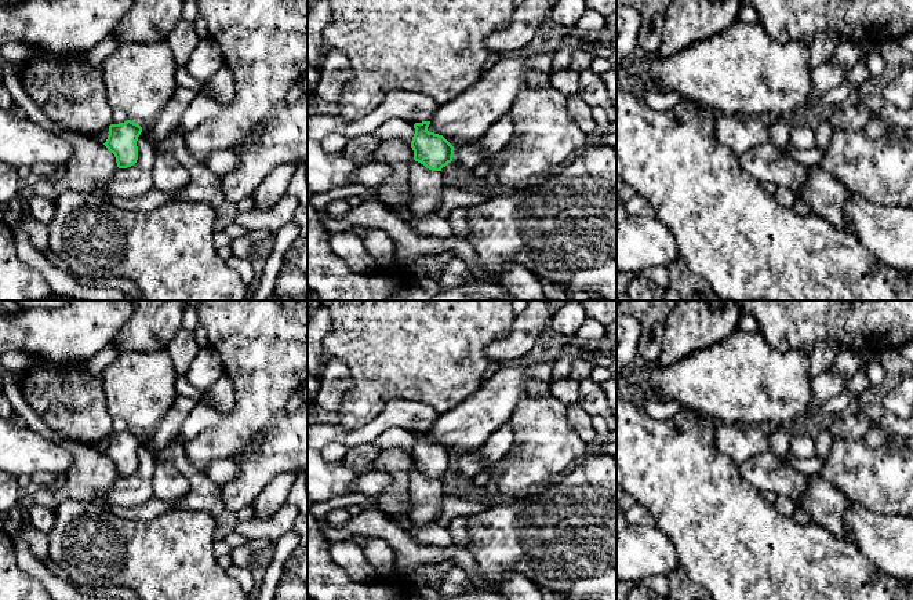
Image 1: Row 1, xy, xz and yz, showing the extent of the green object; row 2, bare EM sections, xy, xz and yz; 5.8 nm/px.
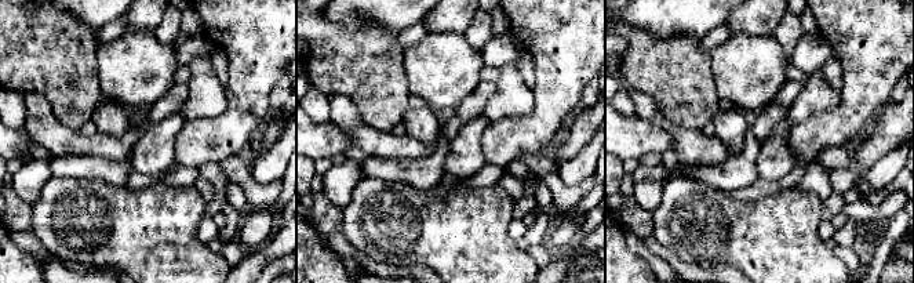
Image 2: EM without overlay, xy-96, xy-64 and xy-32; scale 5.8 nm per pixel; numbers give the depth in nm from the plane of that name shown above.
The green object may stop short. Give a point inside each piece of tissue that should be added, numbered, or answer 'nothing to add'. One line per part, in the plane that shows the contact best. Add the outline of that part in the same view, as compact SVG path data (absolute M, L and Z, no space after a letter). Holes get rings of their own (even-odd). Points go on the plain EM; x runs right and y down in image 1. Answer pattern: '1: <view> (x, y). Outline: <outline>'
nothing to add

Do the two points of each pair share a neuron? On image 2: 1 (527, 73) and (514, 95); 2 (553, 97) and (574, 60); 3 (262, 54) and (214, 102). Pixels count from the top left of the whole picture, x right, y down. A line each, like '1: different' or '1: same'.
1: different
2: same
3: different

